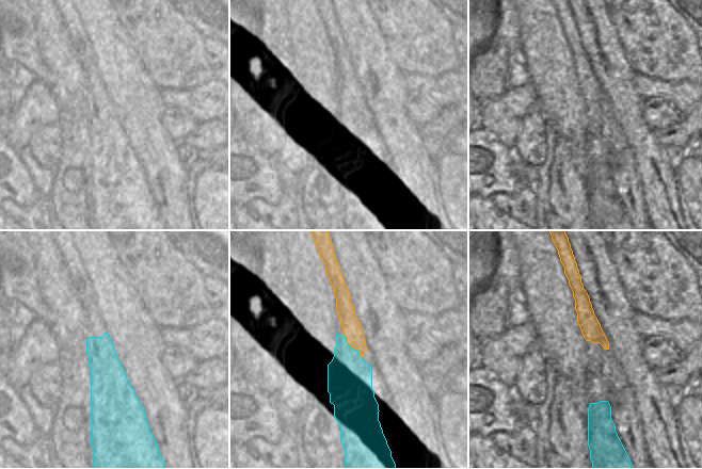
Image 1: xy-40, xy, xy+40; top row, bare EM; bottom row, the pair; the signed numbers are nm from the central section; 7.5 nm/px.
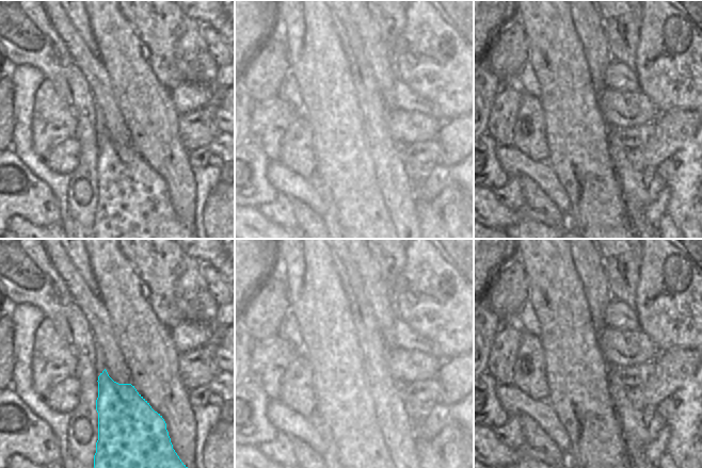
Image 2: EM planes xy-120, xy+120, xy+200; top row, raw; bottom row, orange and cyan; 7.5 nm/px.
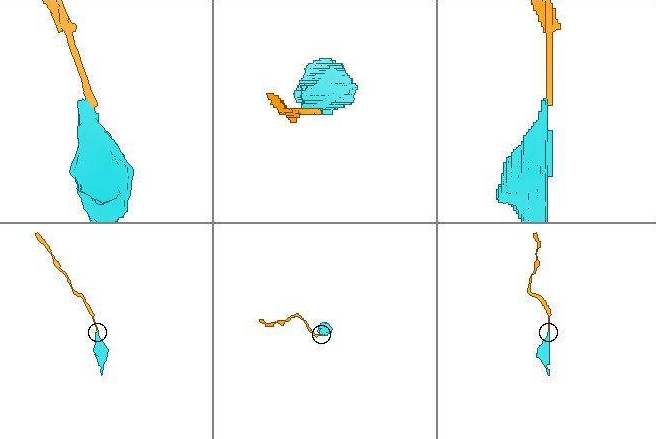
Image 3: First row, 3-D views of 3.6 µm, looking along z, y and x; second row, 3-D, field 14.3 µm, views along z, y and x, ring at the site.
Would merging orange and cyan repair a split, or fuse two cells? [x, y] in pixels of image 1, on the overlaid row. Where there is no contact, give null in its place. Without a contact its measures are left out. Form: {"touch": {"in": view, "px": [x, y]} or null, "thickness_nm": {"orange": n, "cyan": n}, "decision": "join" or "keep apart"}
{"touch": {"in": "xy", "px": [352, 346]}, "thickness_nm": {"orange": 140, "cyan": 340}, "decision": "keep apart"}

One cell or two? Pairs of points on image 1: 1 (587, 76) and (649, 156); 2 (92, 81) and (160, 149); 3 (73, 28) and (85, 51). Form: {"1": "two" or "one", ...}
{"1": "two", "2": "two", "3": "one"}

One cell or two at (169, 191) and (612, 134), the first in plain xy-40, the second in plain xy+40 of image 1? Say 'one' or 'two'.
two

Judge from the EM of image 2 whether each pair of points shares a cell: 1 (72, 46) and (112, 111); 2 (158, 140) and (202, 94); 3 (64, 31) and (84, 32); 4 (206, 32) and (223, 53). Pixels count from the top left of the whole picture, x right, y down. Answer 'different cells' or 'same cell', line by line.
1: same cell
2: different cells
3: different cells
4: same cell

